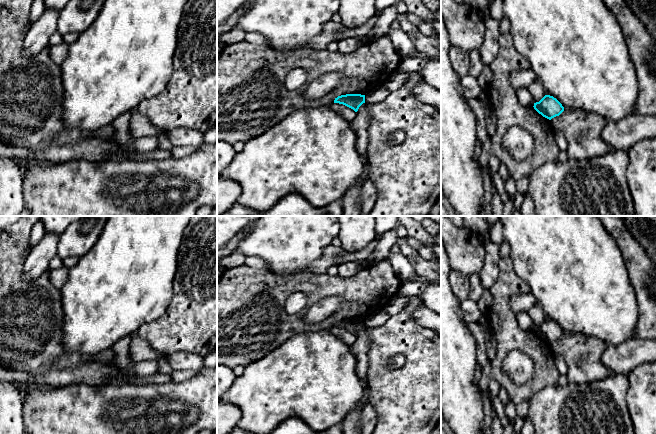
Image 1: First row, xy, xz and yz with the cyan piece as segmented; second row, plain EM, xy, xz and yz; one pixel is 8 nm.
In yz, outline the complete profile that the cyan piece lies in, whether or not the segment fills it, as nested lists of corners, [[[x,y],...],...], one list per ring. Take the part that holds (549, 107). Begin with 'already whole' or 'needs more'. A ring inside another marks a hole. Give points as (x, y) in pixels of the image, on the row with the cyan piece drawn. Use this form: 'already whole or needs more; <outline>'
already whole; [[[545,95],[539,102],[534,103],[533,107],[539,114],[549,120],[559,116],[564,111],[562,104],[550,95]]]

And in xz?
already whole; [[[346,94],[335,98],[334,103],[343,104],[355,112],[358,111],[359,107],[365,103],[365,95],[361,94]]]

